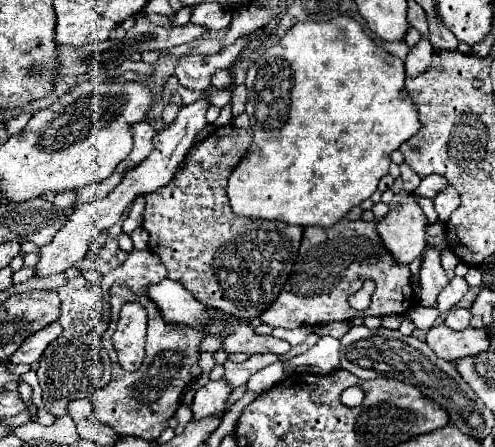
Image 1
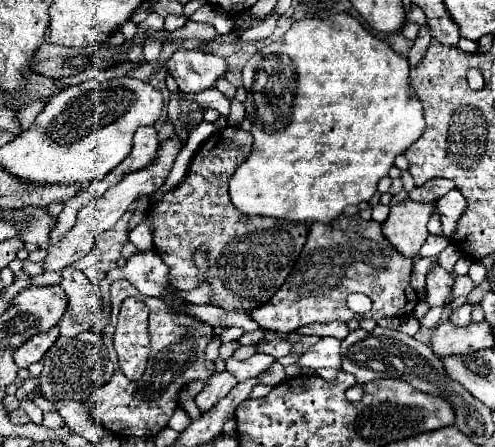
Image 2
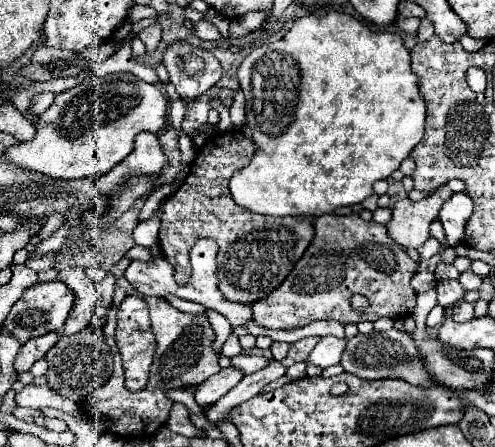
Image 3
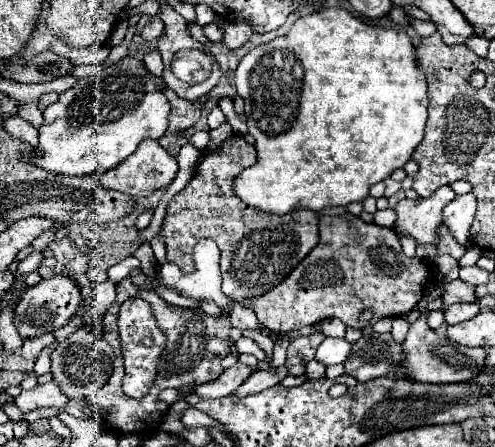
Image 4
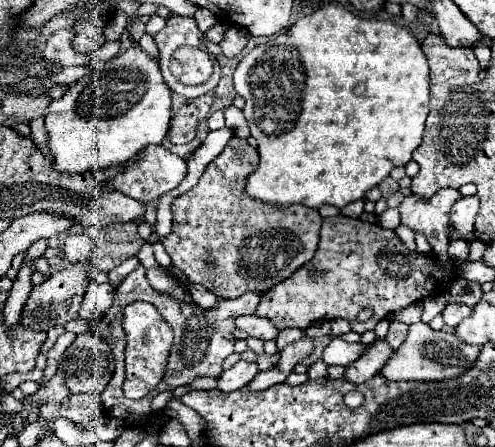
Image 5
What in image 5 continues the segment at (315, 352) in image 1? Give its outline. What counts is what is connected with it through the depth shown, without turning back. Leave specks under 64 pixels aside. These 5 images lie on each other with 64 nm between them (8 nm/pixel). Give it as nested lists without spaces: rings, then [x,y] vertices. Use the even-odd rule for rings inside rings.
[[[332,338],[332,342],[330,342],[330,344],[326,346],[326,350],[324,350],[322,360],[324,360],[326,364],[348,366],[348,364],[352,364],[354,360],[358,360],[366,350],[368,350],[368,348],[366,348],[364,344],[360,344],[360,342],[350,344],[350,342],[344,342],[344,340],[340,340],[340,338]]]

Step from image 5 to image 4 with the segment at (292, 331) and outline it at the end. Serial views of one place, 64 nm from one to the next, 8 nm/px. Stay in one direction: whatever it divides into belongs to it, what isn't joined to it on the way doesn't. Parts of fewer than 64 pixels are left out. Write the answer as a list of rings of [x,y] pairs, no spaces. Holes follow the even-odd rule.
[[[278,338],[274,344],[274,360],[272,360],[272,368],[282,366],[286,360],[286,348],[290,346],[292,338]]]

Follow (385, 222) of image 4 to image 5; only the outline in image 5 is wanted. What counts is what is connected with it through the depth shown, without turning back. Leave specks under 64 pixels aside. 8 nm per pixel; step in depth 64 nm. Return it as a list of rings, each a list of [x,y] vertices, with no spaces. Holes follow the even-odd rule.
[[[388,208],[386,212],[382,212],[378,216],[378,224],[384,226],[384,228],[390,228],[390,230],[396,230],[400,226],[400,212],[398,212],[398,208]]]

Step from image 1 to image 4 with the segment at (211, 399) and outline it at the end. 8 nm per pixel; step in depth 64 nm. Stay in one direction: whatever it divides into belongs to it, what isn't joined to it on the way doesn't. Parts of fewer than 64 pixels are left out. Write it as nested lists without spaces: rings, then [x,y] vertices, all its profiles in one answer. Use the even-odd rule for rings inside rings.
[[[238,362],[236,366],[224,370],[216,380],[200,384],[196,388],[196,394],[202,396],[202,398],[220,398],[220,396],[232,394],[250,374],[252,374],[252,370],[248,366],[244,366],[244,364]]]

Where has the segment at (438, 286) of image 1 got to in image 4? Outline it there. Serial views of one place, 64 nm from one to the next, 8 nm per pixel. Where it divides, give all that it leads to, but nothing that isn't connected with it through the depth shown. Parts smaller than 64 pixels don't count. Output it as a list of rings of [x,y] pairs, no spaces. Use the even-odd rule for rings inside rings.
[[[460,278],[444,286],[442,300],[444,300],[444,306],[450,306],[454,302],[478,302],[476,288],[470,286],[470,284],[466,284],[466,282],[462,282]]]

